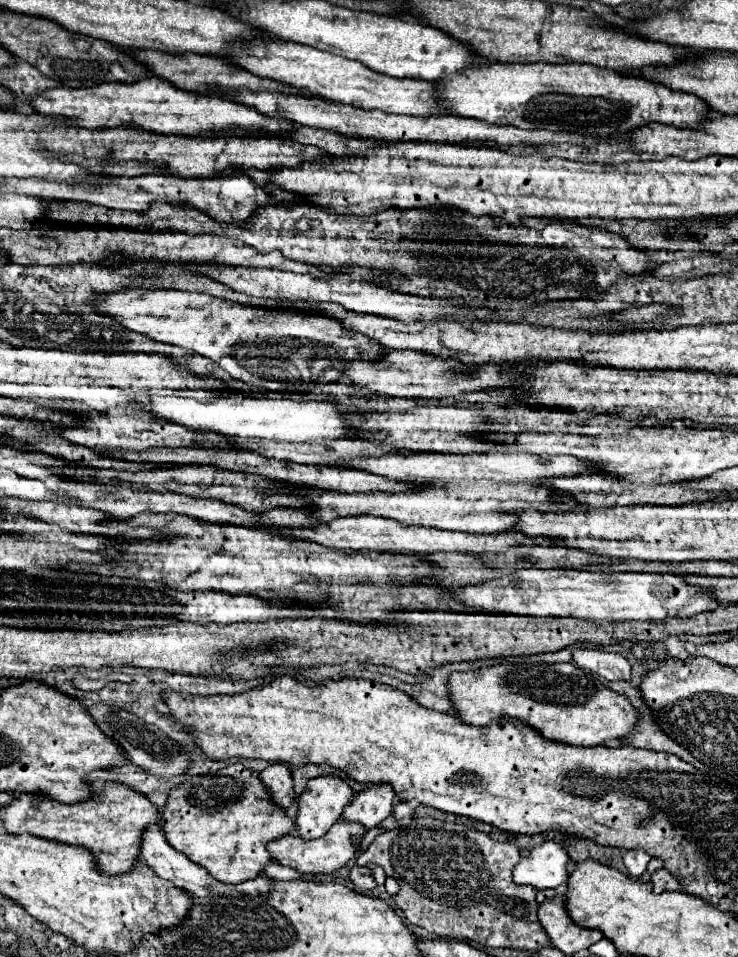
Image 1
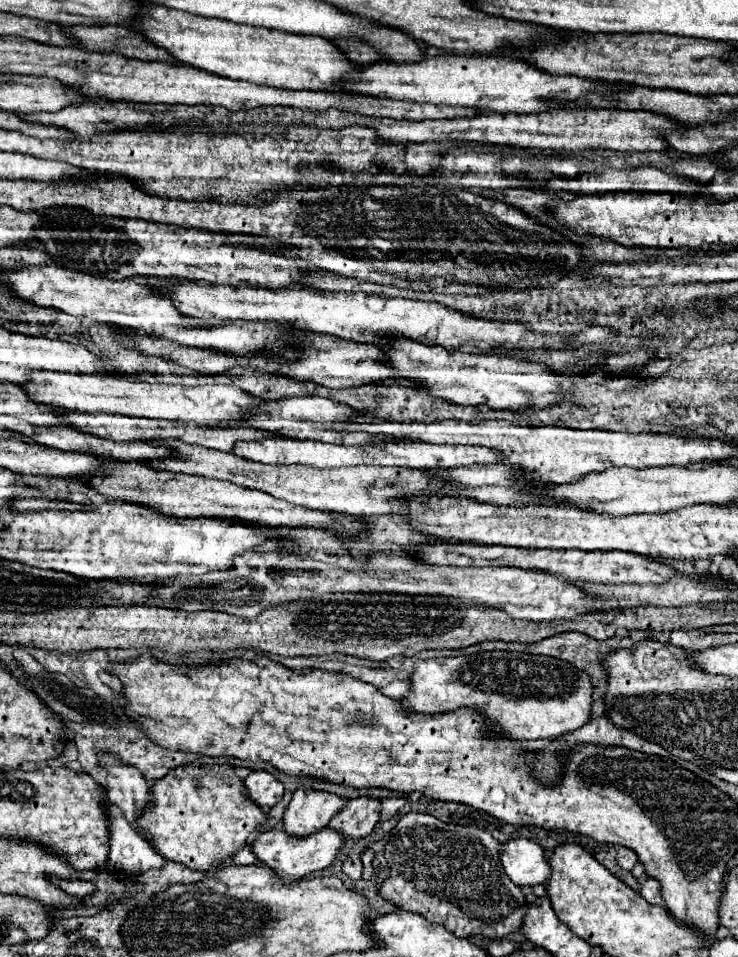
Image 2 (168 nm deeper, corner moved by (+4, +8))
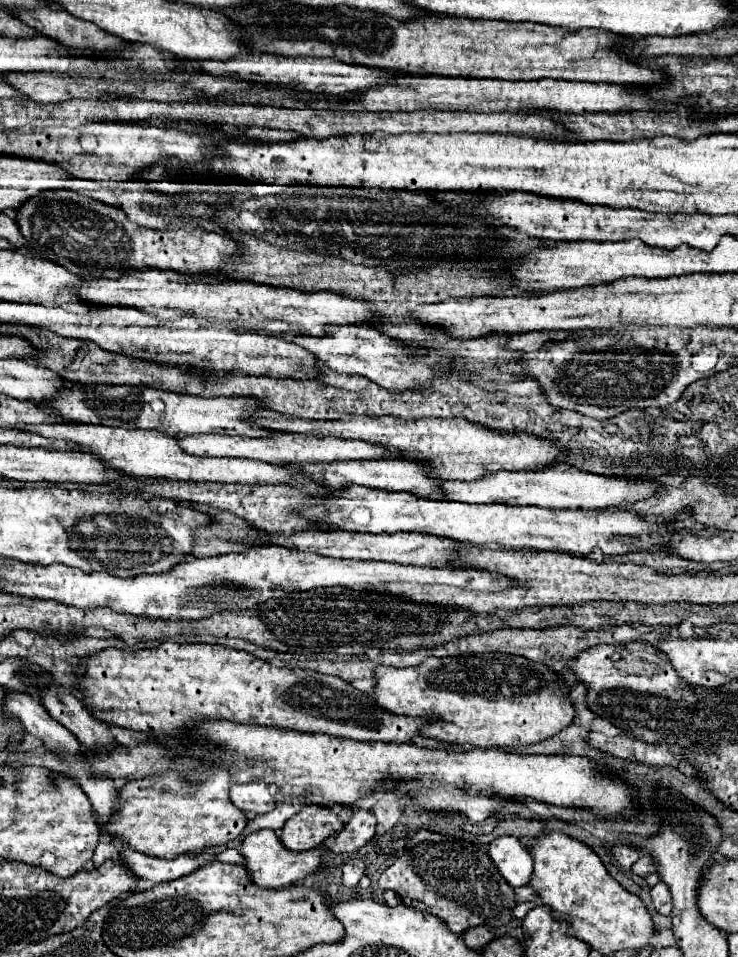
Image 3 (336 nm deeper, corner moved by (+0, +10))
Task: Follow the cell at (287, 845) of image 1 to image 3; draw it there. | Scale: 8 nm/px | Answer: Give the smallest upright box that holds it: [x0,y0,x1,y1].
[241,830,321,888]

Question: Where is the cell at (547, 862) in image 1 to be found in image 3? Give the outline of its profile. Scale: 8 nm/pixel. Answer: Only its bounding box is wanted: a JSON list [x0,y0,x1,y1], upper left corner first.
[489,836,533,886]

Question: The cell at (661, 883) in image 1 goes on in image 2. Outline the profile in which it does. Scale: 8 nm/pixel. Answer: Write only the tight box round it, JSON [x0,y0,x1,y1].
[639,878,663,904]

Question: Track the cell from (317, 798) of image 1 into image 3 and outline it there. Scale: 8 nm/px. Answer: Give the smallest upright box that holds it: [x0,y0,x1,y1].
[281,806,343,852]

